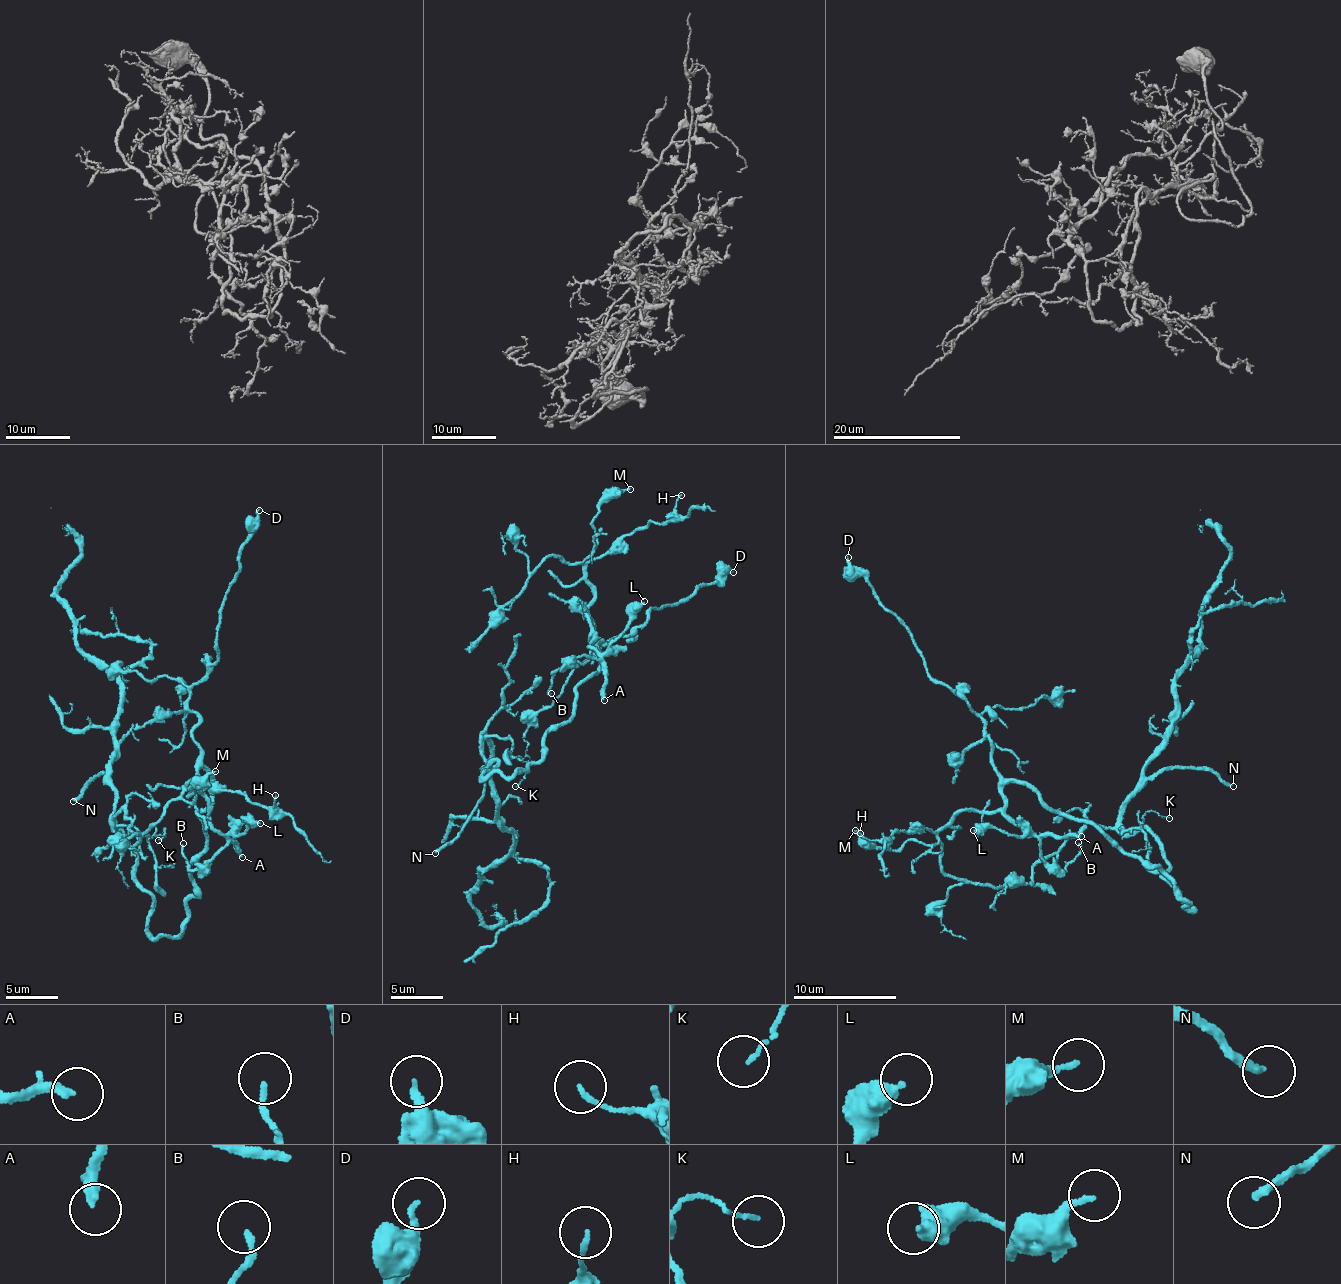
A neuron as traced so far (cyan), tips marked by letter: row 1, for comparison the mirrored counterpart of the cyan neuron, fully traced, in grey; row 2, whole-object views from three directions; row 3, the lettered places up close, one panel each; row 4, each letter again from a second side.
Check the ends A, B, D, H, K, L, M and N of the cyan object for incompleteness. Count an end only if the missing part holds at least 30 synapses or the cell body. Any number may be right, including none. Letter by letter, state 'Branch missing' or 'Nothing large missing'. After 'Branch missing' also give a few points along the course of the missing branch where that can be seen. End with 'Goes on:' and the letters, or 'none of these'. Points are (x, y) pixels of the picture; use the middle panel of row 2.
A: Branch missing. Course of what is missing: (604, 700), (611, 718), (608, 727), (620, 738), (620, 751), (612, 767), (600, 774), (598, 785)
B: Nothing large missing
D: Nothing large missing
H: Nothing large missing
K: Nothing large missing
L: Nothing large missing
M: Nothing large missing
N: Branch missing. Course of what is missing: (435, 853), (404, 966), (417, 980), (398, 1002), (515, 996), (623, 949), (674, 963), (660, 936), (622, 924)
Goes on: A, N

